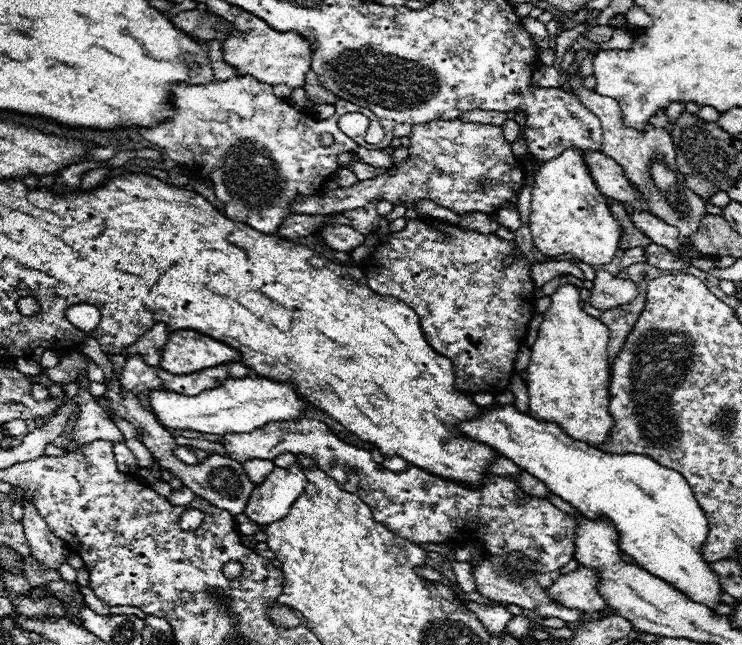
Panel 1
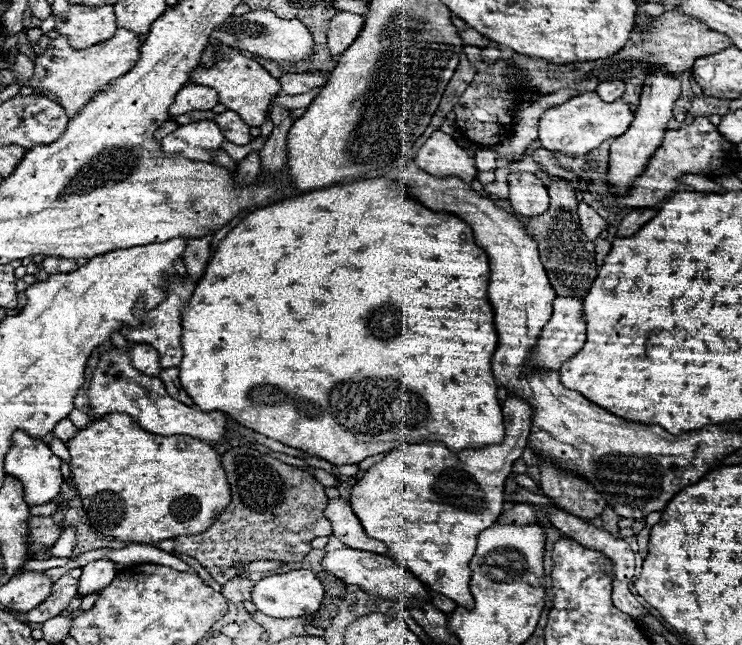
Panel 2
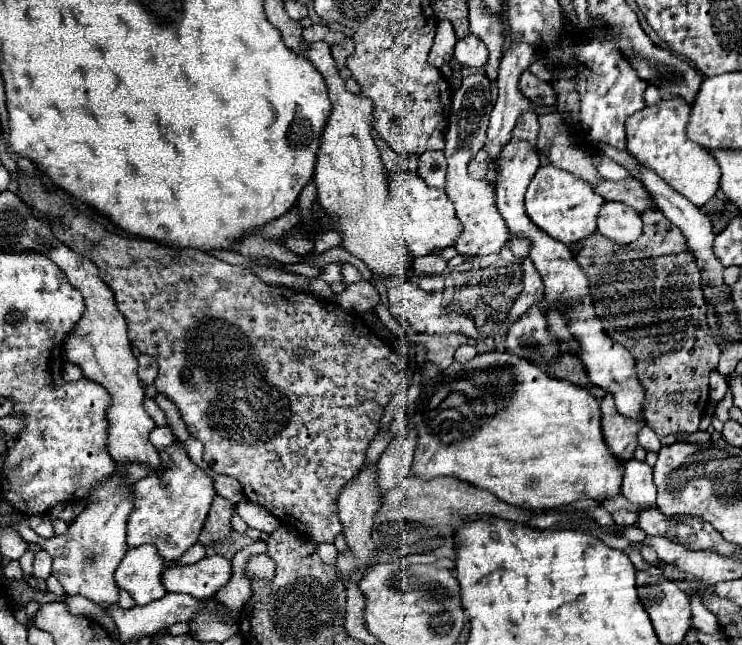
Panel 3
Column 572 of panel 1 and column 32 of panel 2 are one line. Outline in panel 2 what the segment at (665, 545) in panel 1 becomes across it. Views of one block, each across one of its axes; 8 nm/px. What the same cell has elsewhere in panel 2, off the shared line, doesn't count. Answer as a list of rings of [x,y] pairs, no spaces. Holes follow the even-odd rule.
[[[14,432],[12,434],[12,446],[4,458],[4,472],[18,478],[24,484],[26,492],[26,504],[28,506],[40,506],[52,502],[62,488],[62,472],[60,472],[62,460],[50,452],[50,448],[36,438],[26,436],[24,432]]]

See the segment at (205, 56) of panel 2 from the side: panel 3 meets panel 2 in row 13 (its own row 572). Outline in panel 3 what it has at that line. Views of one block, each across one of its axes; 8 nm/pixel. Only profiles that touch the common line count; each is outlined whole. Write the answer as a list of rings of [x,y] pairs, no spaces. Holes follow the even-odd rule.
[[[258,554],[258,556],[250,558],[246,570],[248,570],[250,578],[256,578],[256,576],[258,578],[272,578],[274,576],[274,562],[270,560],[268,554]]]

